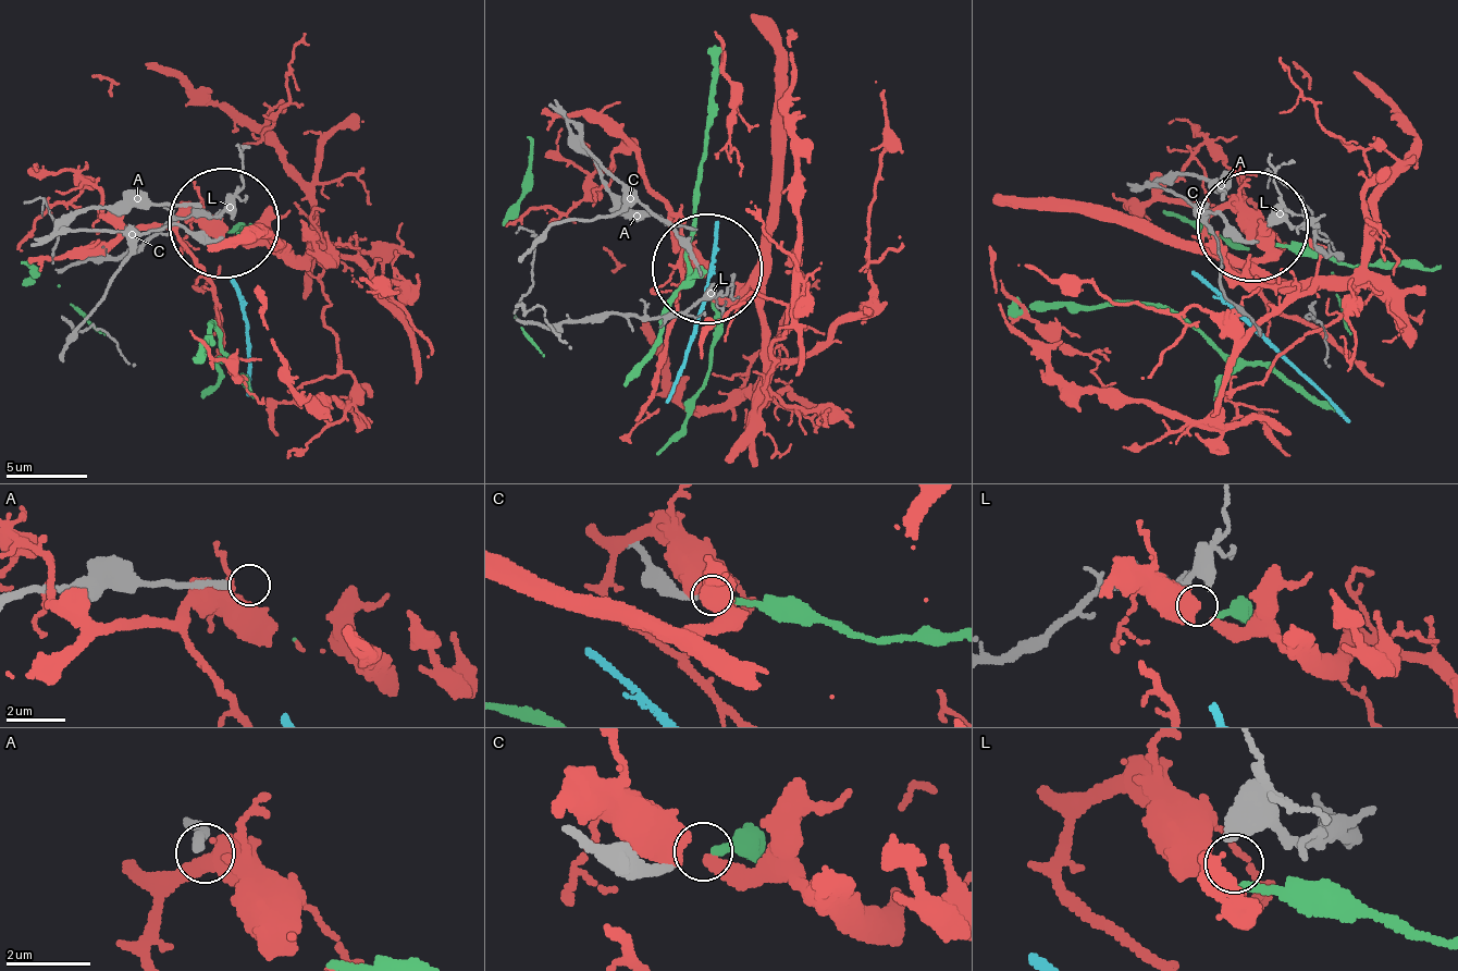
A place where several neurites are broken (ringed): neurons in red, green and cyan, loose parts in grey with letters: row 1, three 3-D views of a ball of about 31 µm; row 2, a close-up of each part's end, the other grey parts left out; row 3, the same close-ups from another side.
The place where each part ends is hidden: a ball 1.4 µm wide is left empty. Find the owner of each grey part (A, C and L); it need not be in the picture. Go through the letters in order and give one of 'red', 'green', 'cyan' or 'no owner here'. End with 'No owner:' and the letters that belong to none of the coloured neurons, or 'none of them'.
A: no owner here
C: green
L: red
No owner: A

